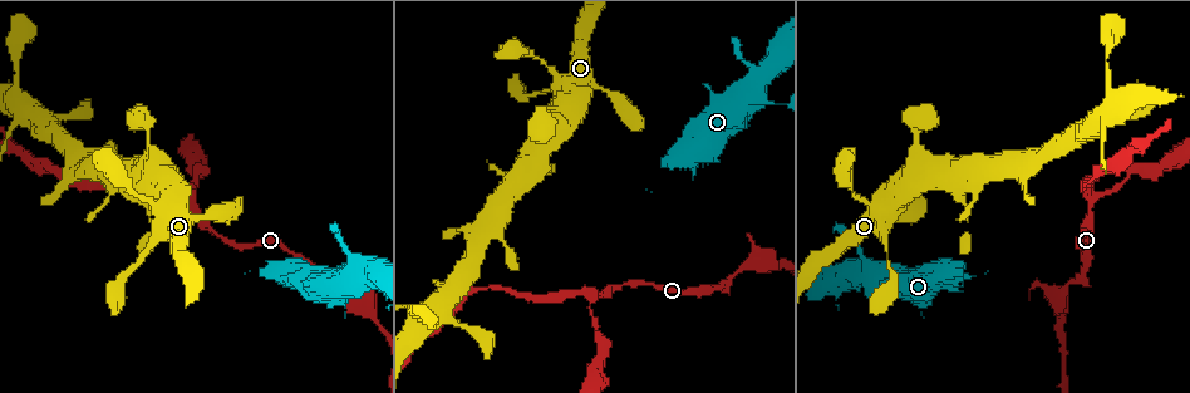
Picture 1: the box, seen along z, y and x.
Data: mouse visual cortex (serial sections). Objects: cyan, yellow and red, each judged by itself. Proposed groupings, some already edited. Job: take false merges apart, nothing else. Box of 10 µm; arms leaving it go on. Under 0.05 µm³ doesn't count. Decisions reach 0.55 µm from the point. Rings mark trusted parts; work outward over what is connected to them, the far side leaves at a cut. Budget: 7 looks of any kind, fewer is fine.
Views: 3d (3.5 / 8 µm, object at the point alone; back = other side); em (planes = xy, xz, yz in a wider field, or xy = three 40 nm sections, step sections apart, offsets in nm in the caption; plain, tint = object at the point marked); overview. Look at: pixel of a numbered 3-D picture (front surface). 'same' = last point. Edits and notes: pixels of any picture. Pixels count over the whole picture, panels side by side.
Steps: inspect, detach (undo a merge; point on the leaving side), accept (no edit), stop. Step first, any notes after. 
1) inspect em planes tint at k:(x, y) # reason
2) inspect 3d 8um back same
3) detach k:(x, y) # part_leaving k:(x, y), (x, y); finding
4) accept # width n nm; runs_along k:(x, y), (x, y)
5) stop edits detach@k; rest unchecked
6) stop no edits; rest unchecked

inspect 3d 3.5um at 1:(765, 102) # thin neck

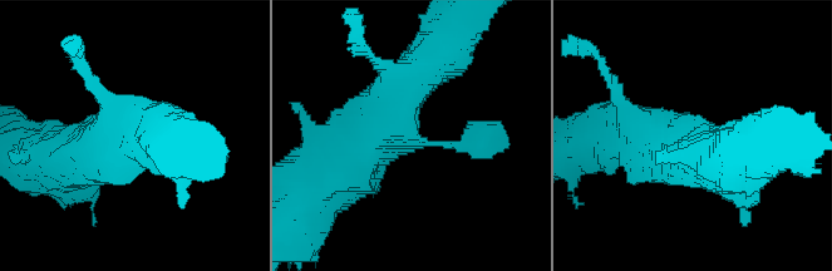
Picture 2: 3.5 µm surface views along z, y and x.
inspect em xy step 2 plain at 2:(414, 138) # now the EM

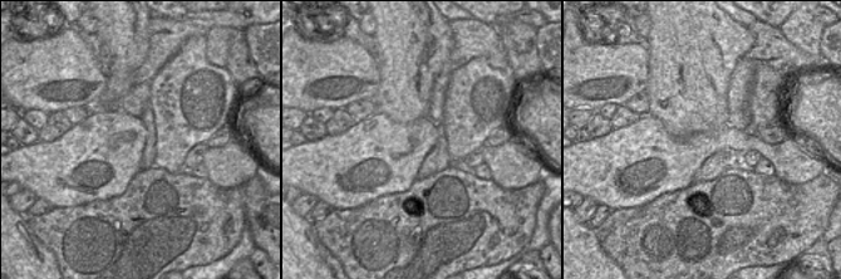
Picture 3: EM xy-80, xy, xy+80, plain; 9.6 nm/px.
inspect em xy step 2 tint same

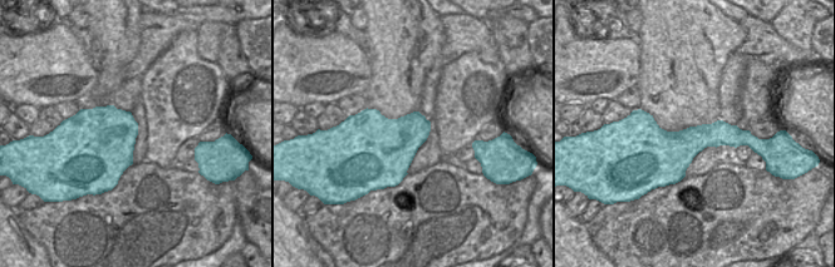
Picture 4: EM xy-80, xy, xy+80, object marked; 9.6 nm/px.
accept # runs_along 2:(350, 151), (454, 33); one cell here

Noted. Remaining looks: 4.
inspect em xy step 1 tint at 1:(690, 153)

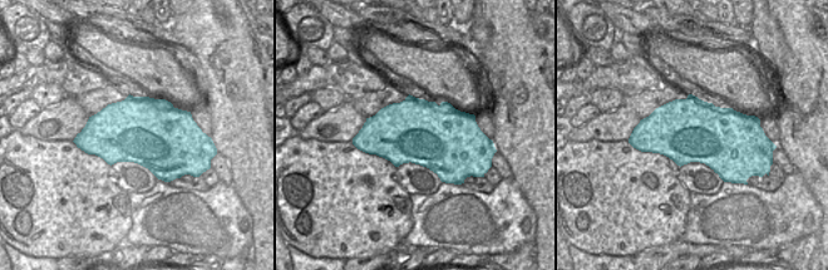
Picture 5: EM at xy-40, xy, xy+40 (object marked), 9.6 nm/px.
inspect 3d 3.5um same # wider look

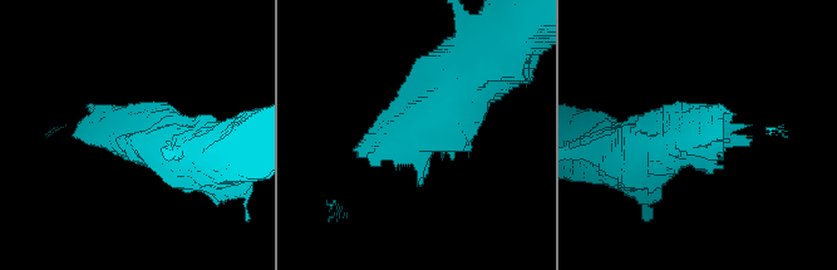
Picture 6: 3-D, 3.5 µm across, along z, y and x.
accept # runs_along 6:(468, 69), (429, 118), (353, 150); all the same cell

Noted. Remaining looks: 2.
inspect 3d 8um at 1:(749, 263) # thick turns thin

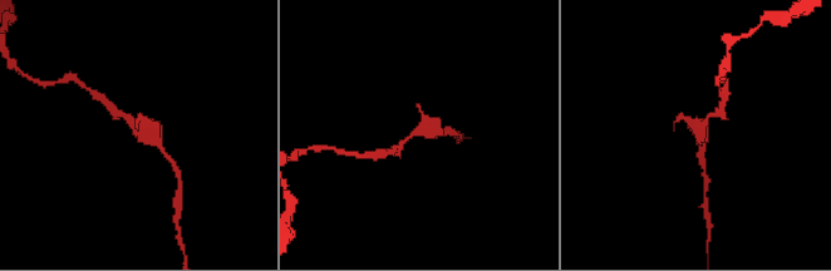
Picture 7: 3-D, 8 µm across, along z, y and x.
inspect em xy step 5 tint same

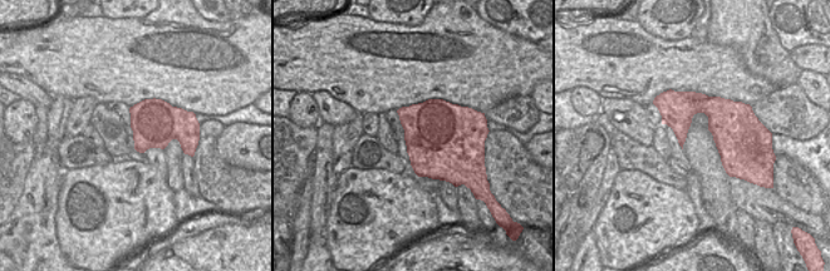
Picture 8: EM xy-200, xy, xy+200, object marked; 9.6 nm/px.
accept # all the same cell

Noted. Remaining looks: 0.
stop no edits; rest unchecked

